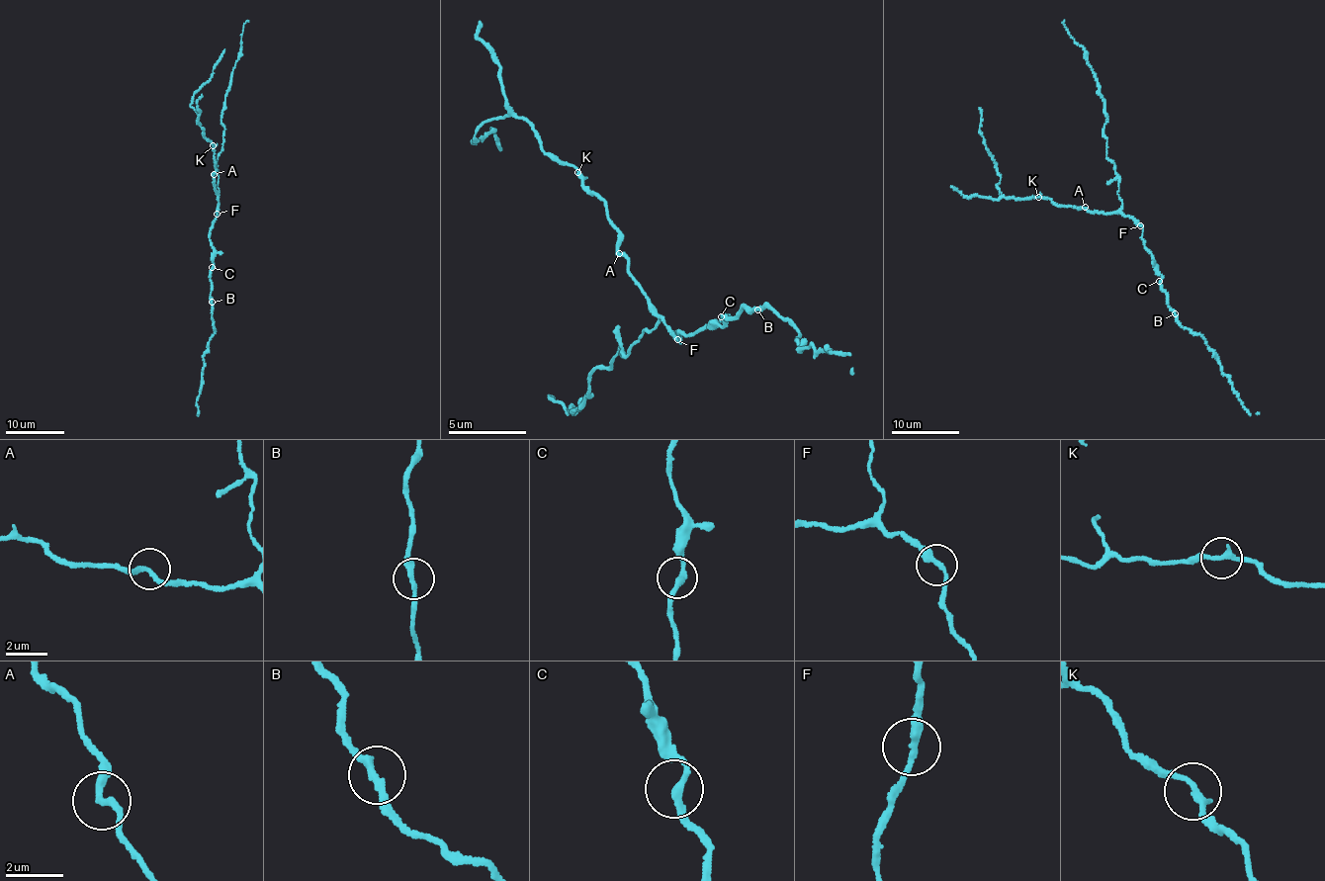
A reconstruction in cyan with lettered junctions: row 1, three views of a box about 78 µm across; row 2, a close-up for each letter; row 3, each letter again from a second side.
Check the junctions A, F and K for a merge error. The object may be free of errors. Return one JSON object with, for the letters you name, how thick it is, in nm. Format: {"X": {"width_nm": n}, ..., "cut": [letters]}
{"cut": []}

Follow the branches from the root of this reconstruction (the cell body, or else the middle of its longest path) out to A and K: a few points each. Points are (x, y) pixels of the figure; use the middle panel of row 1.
A: (673, 337), (663, 314), (654, 310), (647, 293), (630, 273), (630, 259), (619, 253)
K: (673, 337), (630, 273), (606, 203), (577, 172)

